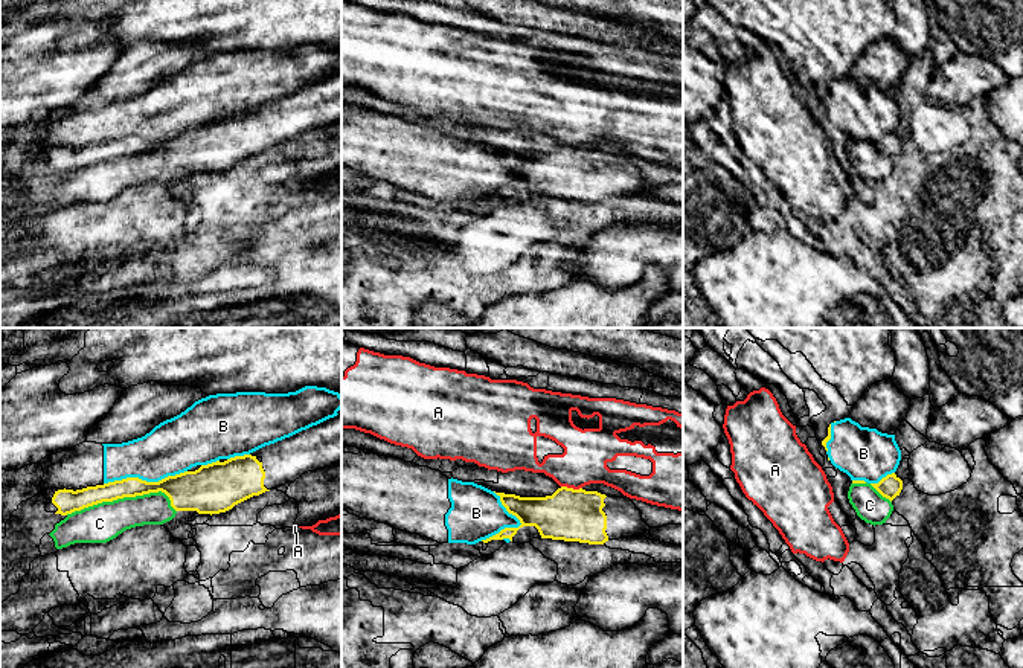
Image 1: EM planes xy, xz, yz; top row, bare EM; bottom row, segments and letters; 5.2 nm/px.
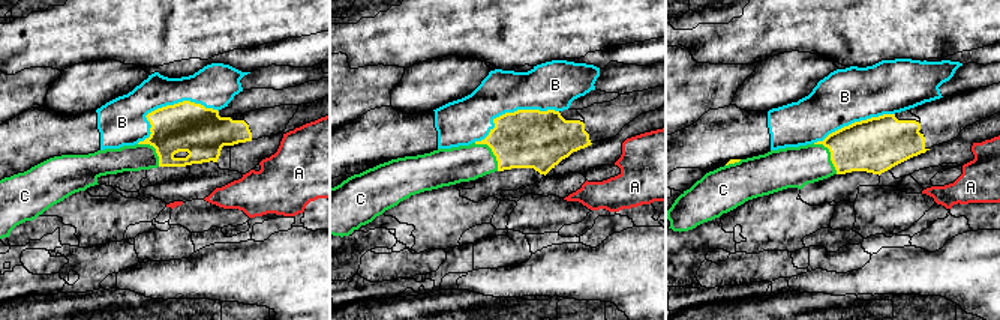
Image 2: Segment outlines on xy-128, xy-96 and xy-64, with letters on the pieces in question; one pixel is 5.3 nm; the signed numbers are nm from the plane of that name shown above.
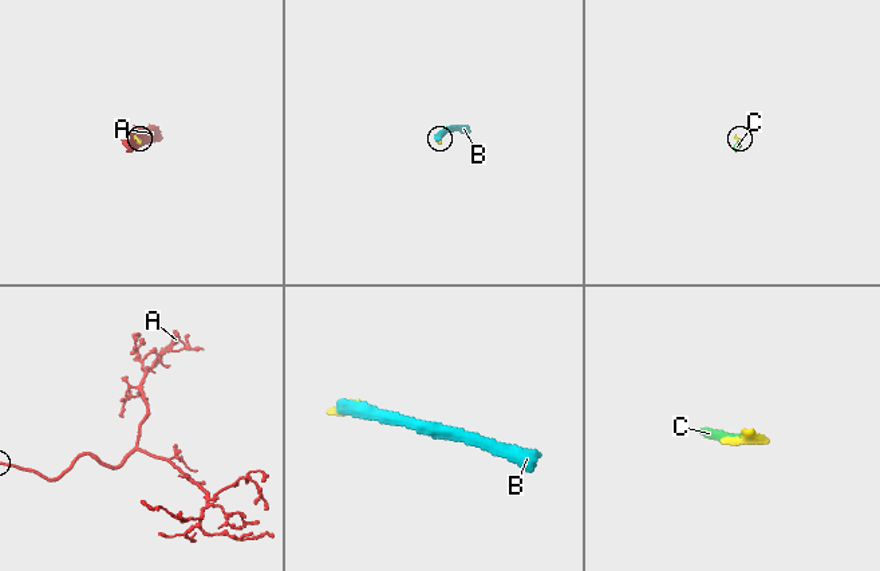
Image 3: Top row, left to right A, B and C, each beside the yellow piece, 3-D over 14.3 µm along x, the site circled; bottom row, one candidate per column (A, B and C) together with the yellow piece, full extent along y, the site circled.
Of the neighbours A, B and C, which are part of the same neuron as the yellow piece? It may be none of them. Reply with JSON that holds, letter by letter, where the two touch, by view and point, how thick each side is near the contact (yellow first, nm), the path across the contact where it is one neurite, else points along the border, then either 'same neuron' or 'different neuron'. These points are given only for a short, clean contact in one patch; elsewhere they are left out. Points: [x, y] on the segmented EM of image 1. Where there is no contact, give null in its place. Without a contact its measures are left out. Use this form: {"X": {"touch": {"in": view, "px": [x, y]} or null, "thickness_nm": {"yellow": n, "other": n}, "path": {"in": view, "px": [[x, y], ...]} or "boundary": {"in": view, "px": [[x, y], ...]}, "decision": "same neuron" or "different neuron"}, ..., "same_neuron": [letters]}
{"A": {"touch": {"in": "xz", "px": [572, 488]}, "thickness_nm": {"yellow": 280, "other": 240}, "boundary": {"in": "xz", "px": [[561, 485], [581, 488]]}, "decision": "different neuron"}, "B": {"touch": {"in": "xy", "px": [145, 481]}, "thickness_nm": {"yellow": 200, "other": 280}, "decision": "different neuron"}, "C": {"touch": {"in": "xy", "px": [122, 497]}, "thickness_nm": {"yellow": 110, "other": 200}, "decision": "same neuron"}, "same_neuron": ["C"]}

